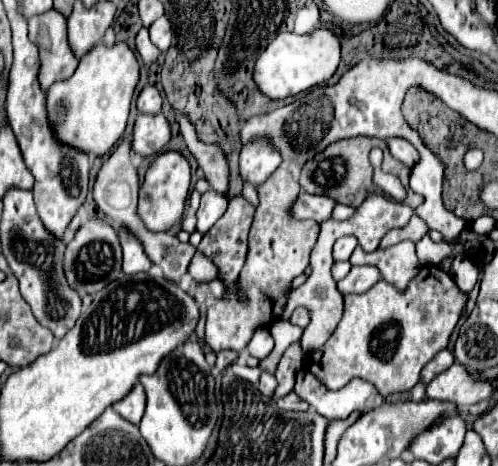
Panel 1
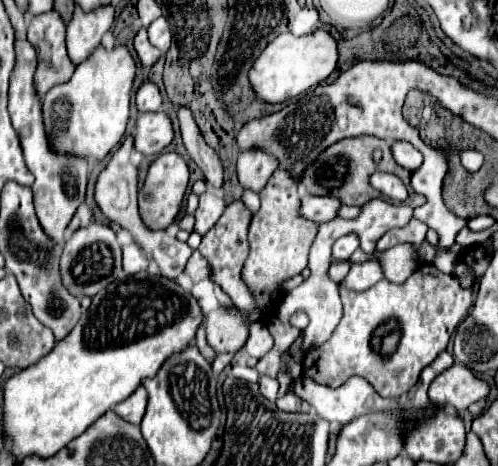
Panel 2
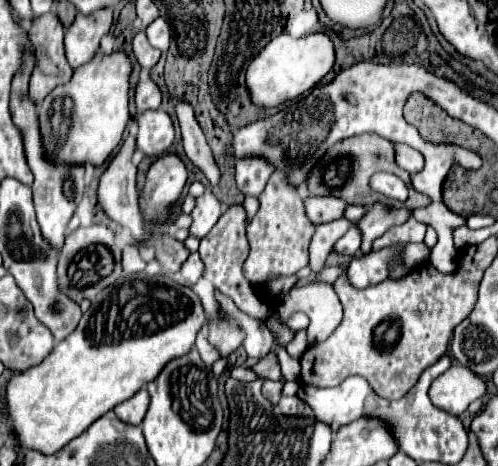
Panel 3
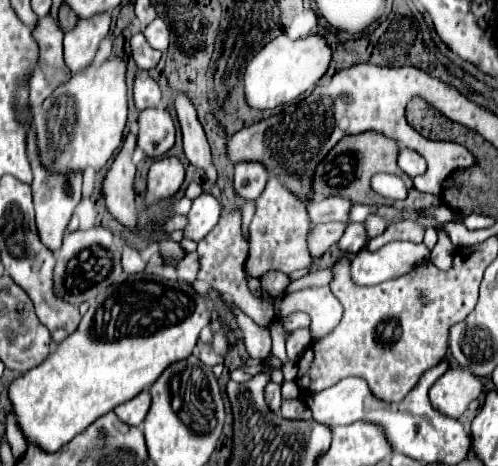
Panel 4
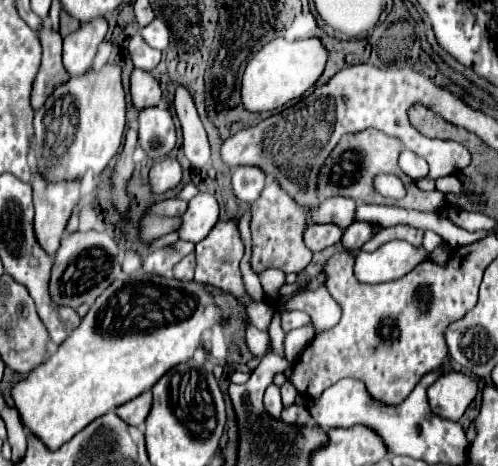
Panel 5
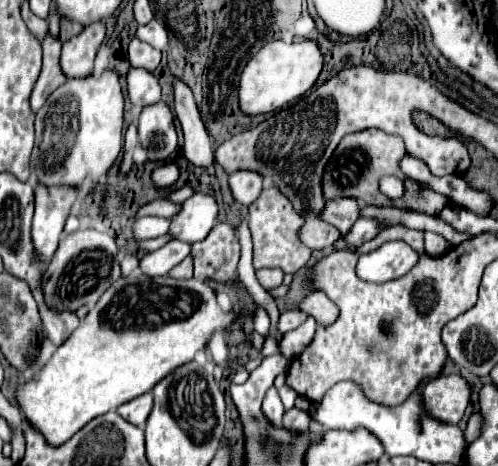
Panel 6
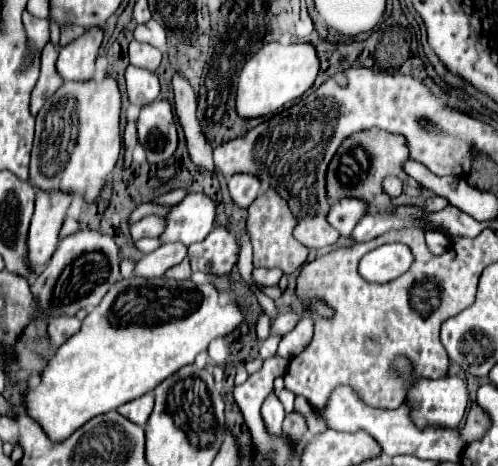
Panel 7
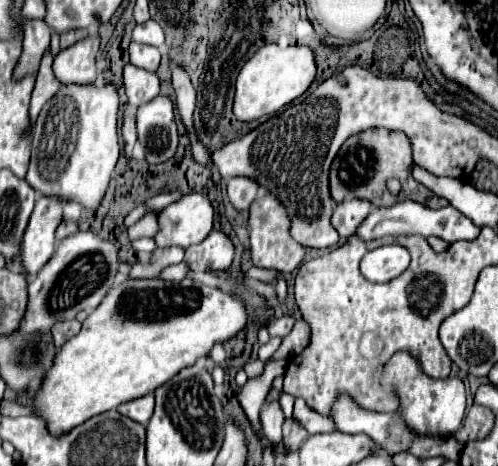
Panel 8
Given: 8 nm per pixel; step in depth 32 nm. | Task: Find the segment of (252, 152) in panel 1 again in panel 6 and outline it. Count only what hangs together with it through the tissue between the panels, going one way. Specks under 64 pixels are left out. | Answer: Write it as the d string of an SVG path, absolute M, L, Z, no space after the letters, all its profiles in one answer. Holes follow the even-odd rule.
M240 170L230 176L230 188L236 202L250 206L262 192L262 176L258 172Z

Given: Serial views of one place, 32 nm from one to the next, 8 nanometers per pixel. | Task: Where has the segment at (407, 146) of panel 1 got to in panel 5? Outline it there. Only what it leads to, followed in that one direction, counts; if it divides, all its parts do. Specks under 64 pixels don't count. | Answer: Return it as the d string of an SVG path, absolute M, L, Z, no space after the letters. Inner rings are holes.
M404 150L404 152L400 154L398 164L400 164L402 172L408 174L412 180L424 178L424 176L426 176L426 170L428 170L426 162L424 162L420 156L416 156L414 152L410 152L410 150Z

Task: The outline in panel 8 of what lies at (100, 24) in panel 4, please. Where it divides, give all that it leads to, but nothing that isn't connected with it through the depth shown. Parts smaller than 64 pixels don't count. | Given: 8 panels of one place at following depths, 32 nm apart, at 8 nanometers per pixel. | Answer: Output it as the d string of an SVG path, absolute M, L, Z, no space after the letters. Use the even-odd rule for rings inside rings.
M88 36L72 48L60 50L54 60L54 74L62 84L92 84L96 80L96 54L100 46L100 36Z

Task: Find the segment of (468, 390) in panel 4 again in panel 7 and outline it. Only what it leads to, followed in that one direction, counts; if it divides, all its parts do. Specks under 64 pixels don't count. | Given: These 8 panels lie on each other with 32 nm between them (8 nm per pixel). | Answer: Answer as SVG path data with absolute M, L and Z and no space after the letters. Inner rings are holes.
M444 376L438 380L418 380L406 396L416 404L412 420L418 428L424 424L436 424L446 428L458 428L468 404L466 382L458 376Z

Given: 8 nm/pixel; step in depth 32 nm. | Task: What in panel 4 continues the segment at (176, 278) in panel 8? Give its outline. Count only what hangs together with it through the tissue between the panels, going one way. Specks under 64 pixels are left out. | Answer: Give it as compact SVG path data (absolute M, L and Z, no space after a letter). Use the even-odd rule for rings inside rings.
M188 254L176 268L176 274L178 278L182 278L184 282L188 284L194 284L196 276L198 276L198 270L200 270L200 262L198 262L198 256L196 254Z

